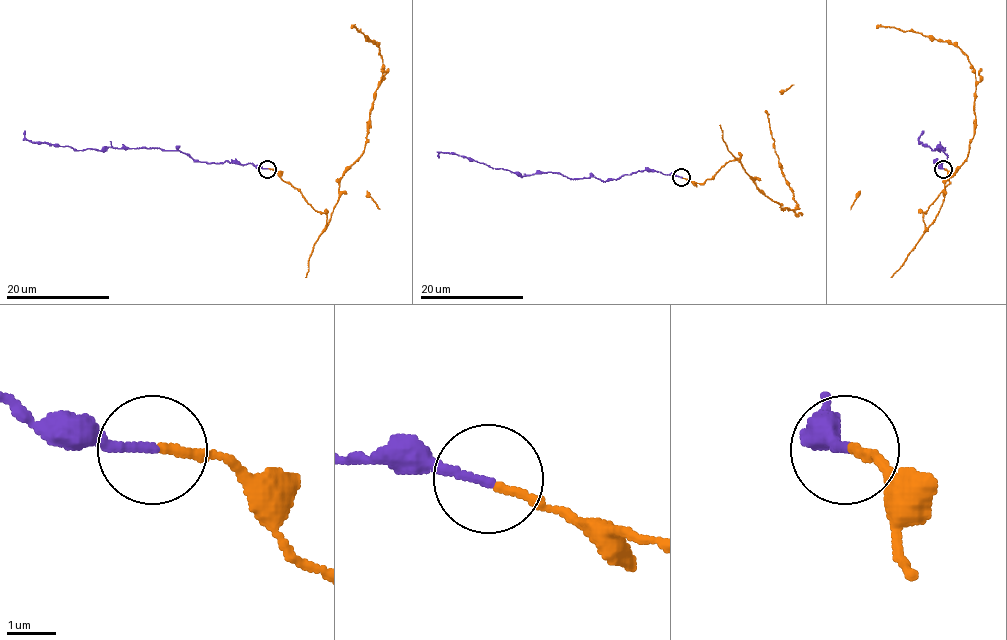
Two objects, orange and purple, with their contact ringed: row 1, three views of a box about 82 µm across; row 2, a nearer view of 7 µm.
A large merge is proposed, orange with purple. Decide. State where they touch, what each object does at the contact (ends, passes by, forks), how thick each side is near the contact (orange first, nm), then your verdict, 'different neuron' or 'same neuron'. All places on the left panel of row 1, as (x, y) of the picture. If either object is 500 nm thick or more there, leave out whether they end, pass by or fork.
(267, 169) | orange ends | purple ends | 180/180 nm | same neuron

